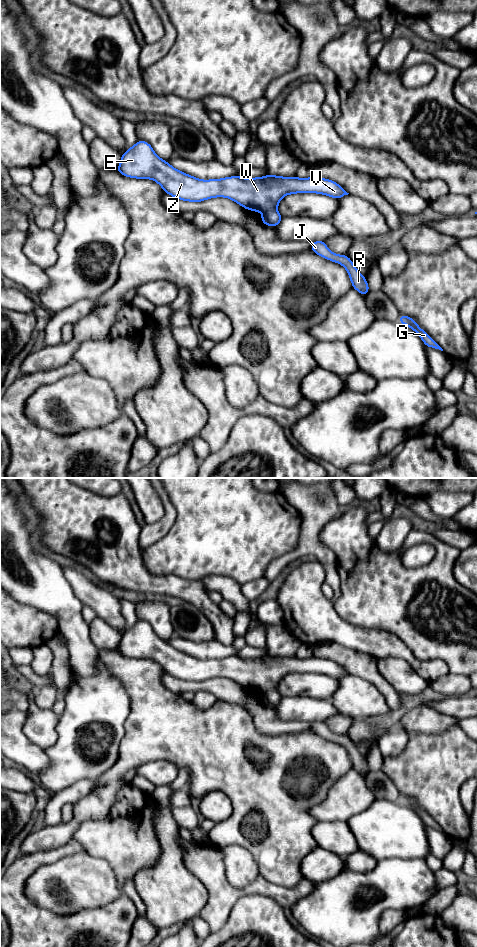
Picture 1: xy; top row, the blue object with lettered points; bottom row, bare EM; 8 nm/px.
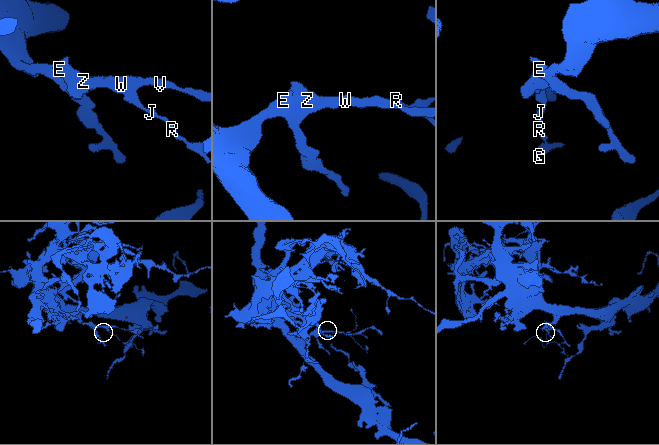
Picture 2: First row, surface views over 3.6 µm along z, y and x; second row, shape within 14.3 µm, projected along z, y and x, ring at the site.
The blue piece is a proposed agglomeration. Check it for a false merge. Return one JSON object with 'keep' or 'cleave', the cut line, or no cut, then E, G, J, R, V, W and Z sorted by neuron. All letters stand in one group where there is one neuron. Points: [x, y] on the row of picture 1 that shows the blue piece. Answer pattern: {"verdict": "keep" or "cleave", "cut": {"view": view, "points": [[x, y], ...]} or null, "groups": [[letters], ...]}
{"verdict": "keep", "cut": null, "groups": [["E", "G", "J", "R", "V", "W", "Z"]]}

